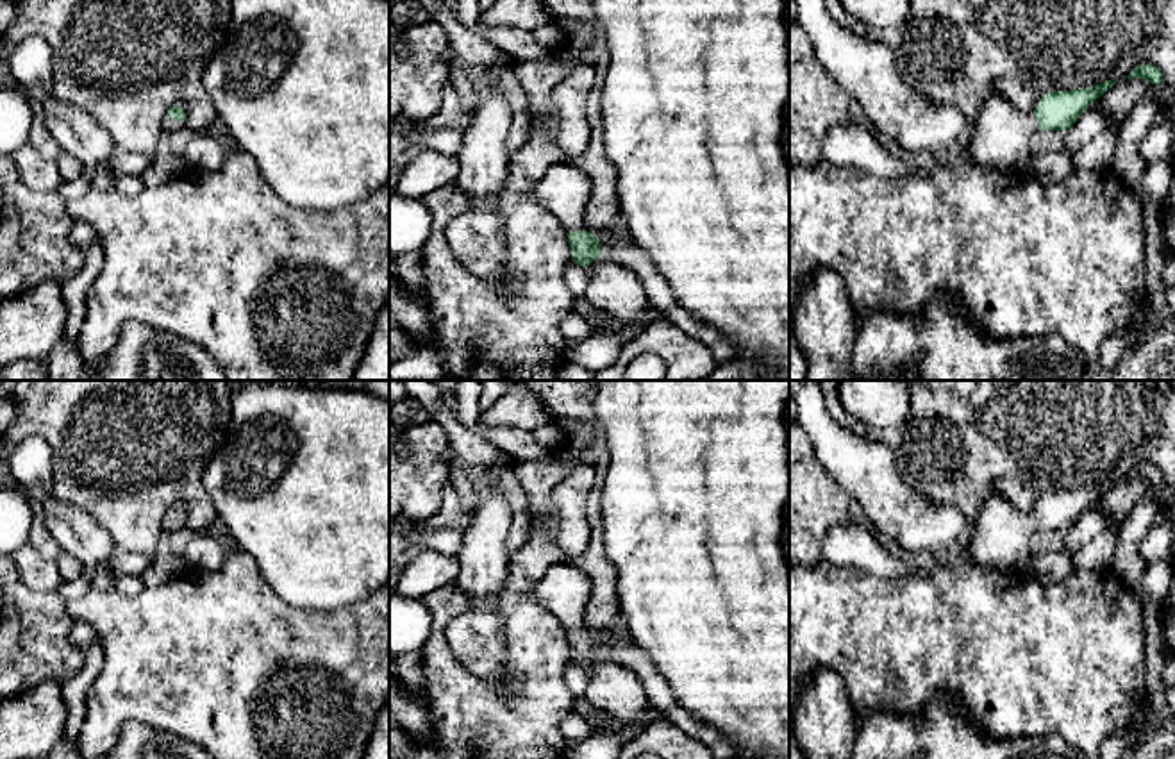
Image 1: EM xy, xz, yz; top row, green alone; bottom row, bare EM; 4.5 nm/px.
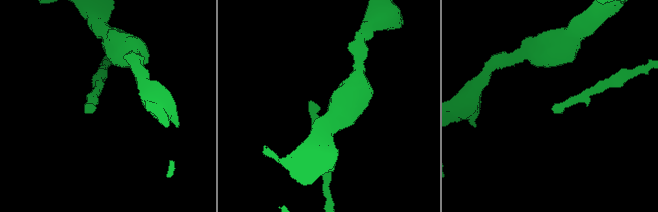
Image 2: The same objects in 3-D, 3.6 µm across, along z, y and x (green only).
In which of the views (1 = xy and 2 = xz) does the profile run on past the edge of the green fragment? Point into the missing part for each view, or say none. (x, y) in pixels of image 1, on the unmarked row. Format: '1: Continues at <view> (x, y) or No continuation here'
1: Continues at xy (170, 525)
2: Continues at xz (563, 590)

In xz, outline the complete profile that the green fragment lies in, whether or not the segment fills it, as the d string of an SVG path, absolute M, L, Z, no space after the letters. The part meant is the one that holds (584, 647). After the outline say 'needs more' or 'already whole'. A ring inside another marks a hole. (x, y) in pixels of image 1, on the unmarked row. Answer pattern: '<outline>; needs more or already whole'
M555 563L534 582L532 596L568 632L573 661L588 668L602 655L596 636L584 629L584 613L591 598L591 580L584 571L570 563Z; needs more

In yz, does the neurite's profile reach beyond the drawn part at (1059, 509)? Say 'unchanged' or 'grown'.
grown

